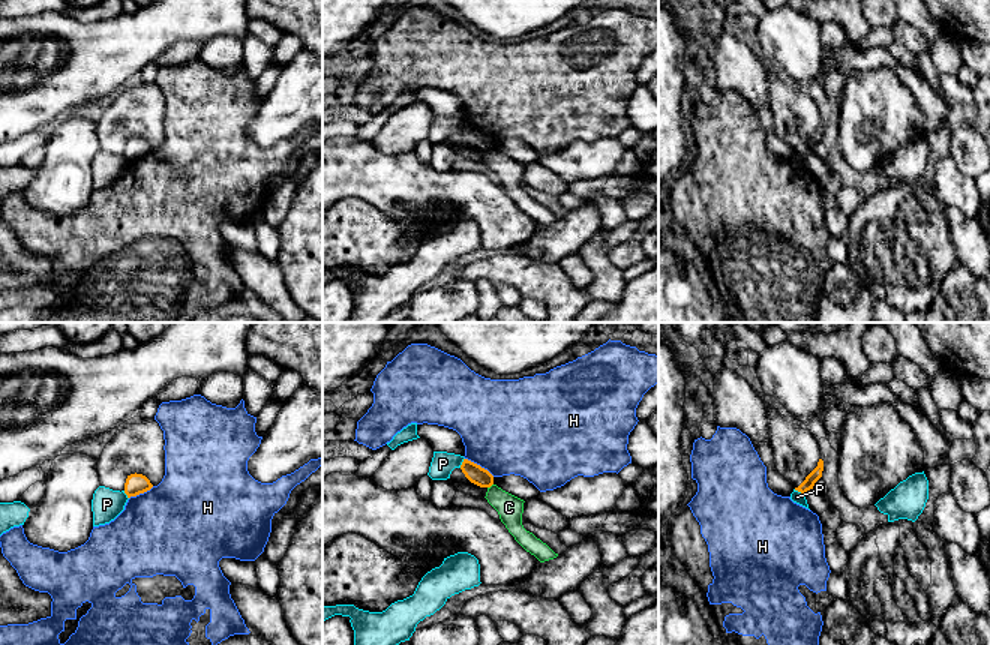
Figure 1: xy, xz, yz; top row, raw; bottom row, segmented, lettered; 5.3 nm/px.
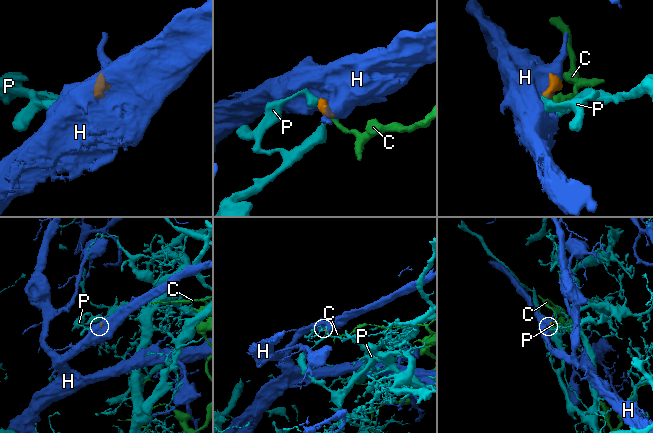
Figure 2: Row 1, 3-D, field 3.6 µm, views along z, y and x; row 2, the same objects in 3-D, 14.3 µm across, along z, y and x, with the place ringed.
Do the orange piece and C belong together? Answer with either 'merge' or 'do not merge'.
do not merge

